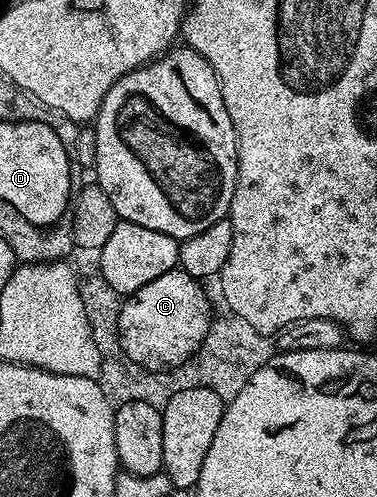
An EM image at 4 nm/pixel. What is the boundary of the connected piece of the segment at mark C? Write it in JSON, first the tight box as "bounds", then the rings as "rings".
{"bounds":[118,267,212,371],"rings":[[[176,267],[121,302],[118,331],[128,358],[145,369],[163,371],[182,365],[204,343],[212,310],[203,282]]]}

